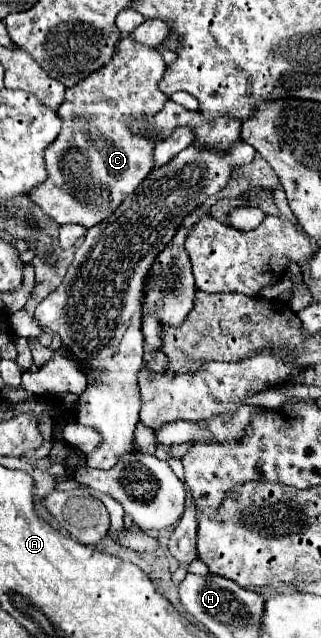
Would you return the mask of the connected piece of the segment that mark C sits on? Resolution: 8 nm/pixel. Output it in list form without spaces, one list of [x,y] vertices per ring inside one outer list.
[[[169,34],[159,46],[145,46],[131,36],[125,36],[121,40],[121,50],[117,56],[111,58],[101,70],[91,72],[87,78],[77,82],[75,86],[67,88],[63,104],[57,108],[57,112],[63,118],[63,130],[57,136],[57,142],[45,150],[45,162],[49,170],[49,178],[33,190],[29,196],[47,216],[51,216],[57,224],[79,224],[85,228],[91,228],[105,220],[109,214],[115,212],[115,208],[143,182],[143,178],[153,168],[153,146],[155,140],[133,134],[129,130],[131,118],[137,120],[149,120],[155,112],[159,112],[165,102],[169,100],[165,92],[159,90],[159,82],[165,72],[165,60],[161,56],[161,50],[177,50],[179,48],[179,36]]]

